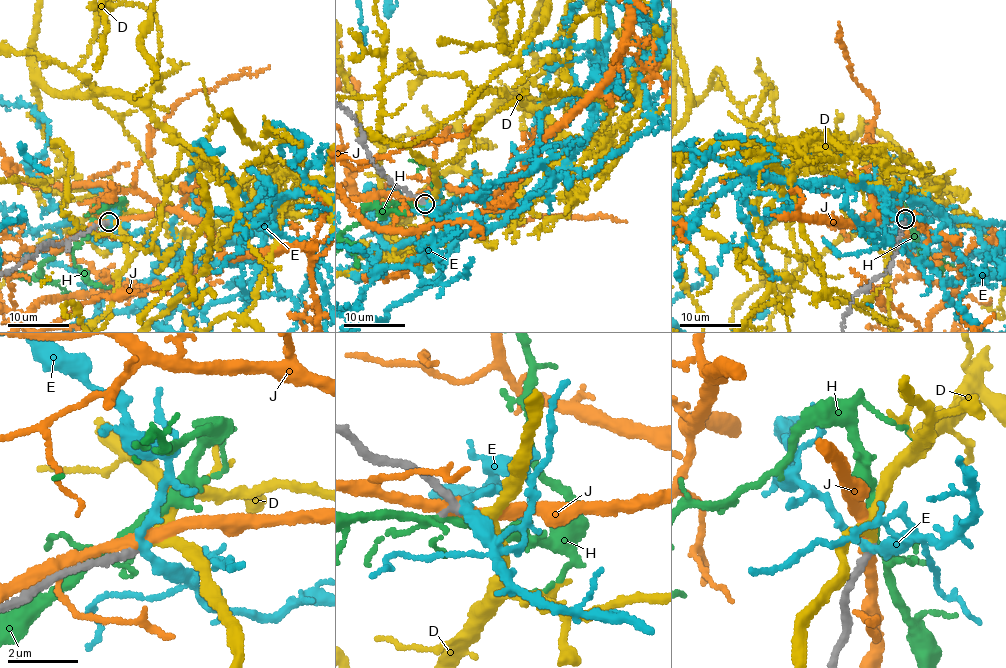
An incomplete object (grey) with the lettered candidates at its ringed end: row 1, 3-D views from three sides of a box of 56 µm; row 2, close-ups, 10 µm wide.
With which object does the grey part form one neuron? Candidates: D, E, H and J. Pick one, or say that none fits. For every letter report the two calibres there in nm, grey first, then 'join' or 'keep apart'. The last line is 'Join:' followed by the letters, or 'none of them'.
D: 260 nm thick on the grey side, 240 nm on the other; join
E: 260 nm thick on the grey side, 240 nm on the other; keep apart
H: 240 nm thick on the grey side, 200 nm on the other; keep apart
J: 280 nm thick on the grey side, 320 nm on the other; keep apart
Join: D

